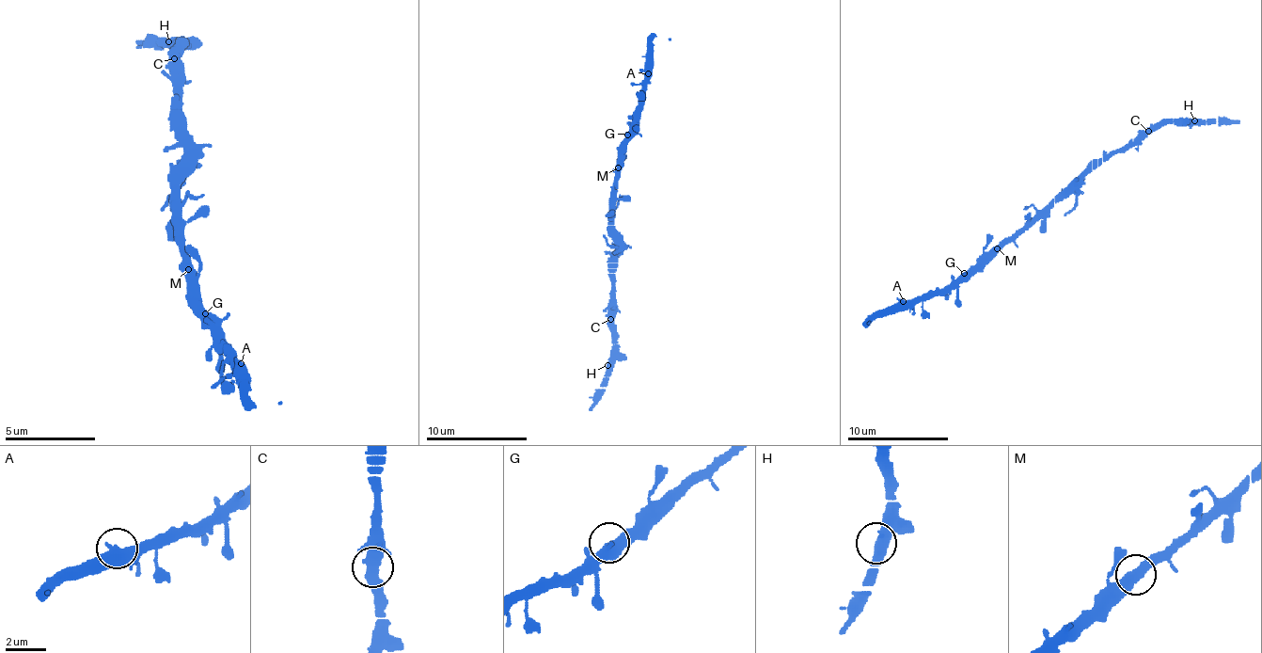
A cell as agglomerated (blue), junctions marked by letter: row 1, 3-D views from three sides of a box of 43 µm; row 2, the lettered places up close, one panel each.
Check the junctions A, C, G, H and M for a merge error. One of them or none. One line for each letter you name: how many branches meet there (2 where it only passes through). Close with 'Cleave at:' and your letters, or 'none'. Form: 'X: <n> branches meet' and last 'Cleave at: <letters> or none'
Cleave at: none

